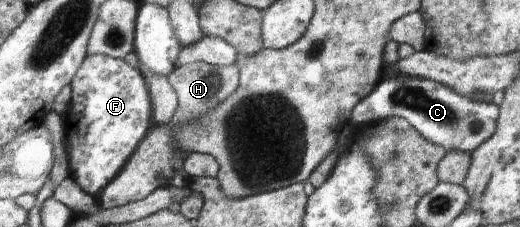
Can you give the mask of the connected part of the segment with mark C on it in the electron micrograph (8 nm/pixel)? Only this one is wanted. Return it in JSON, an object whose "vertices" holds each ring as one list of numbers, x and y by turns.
{"vertices":[[396,75,387,77,377,90,363,99,353,112,351,123,362,127,398,116,409,121,421,136,448,151,467,151,472,154,497,131,499,107,492,102,466,99,445,85,422,79]]}

